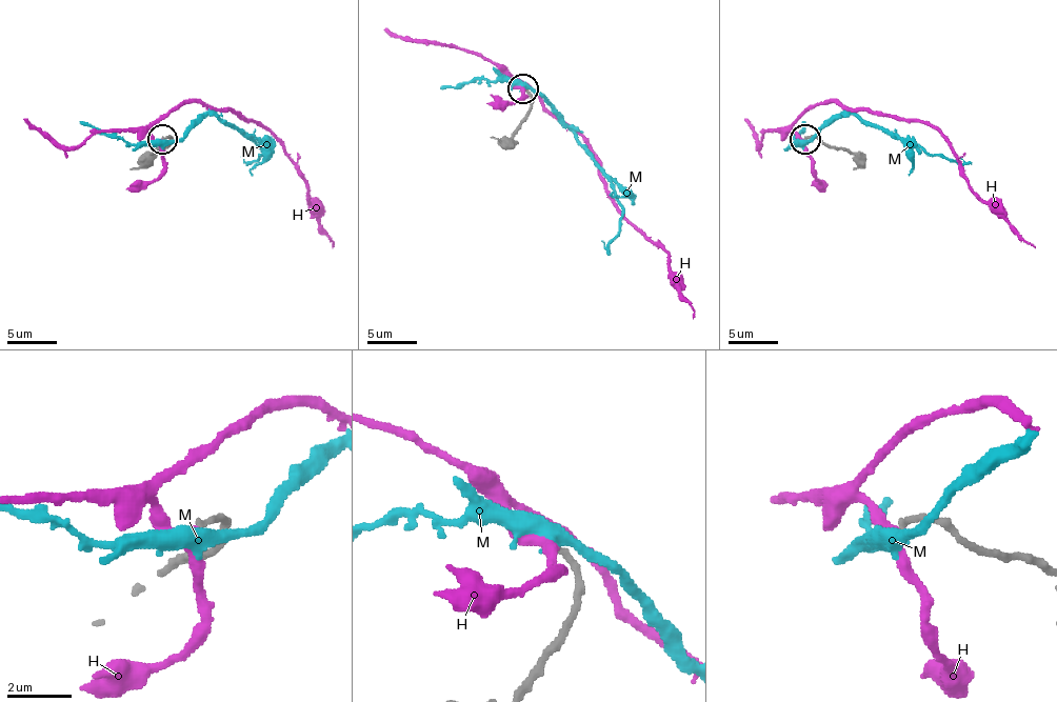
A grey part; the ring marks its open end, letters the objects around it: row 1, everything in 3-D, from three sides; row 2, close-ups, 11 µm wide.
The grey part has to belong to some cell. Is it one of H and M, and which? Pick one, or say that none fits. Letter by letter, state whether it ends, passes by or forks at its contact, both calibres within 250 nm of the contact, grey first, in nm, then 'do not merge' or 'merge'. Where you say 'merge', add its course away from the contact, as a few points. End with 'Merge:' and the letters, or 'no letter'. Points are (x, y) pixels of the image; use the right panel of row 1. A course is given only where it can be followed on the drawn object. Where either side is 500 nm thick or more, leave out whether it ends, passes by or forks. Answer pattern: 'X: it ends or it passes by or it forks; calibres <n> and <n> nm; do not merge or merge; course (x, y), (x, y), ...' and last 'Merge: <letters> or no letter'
H: it passes by; calibres 190 and 280 nm; merge; course (804, 139), (792, 127), (814, 104), (824, 102), (929, 122), (952, 147), (972, 189), (1034, 247)
M: it passes by; calibres 190 and 460 nm; do not merge
Merge: H

